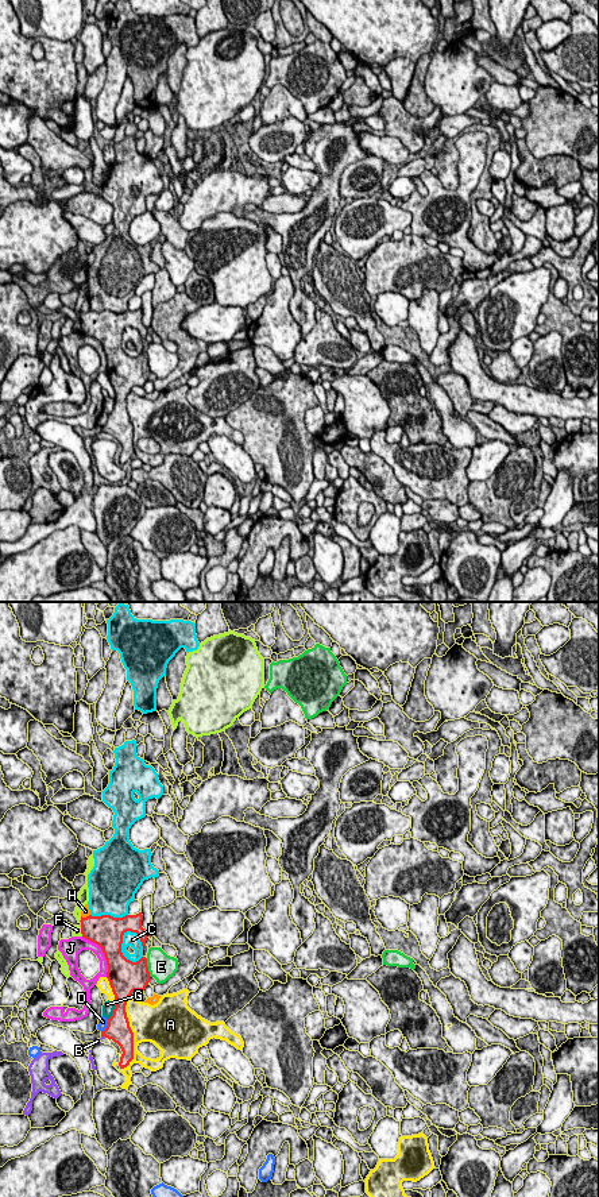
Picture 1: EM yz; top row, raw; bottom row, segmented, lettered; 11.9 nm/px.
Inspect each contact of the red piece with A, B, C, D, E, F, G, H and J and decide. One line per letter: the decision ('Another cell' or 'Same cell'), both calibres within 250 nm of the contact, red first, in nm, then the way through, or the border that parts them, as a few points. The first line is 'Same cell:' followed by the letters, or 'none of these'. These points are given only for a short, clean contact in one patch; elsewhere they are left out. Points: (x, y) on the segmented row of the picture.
Same cell: none of these
A: Another cell. Thickness 280 nm (red) against 440 nm
B: Another cell. Thickness 280 nm (red) against 50 nm. Boundary: yz (101, 1035), (105, 1037)
C: Another cell. Thickness 360 nm (red) against 170 nm
D: Another cell. Thickness 280 nm (red) against 120 nm. Boundary: yz (108, 1019), (108, 1024), (101, 1031)
E: Another cell. Thickness 360 nm (red) against 320 nm
F: Another cell. Thickness 320 nm (red) against 130 nm
G: Another cell. Thickness 280 nm (red) against 140 nm
H: Another cell. Thickness 360 nm (red) against 100 nm
J: Another cell. Thickness 380 nm (red) against 130 nm

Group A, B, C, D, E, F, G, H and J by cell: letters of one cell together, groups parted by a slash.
A B / C / D / E / F / G / H / J

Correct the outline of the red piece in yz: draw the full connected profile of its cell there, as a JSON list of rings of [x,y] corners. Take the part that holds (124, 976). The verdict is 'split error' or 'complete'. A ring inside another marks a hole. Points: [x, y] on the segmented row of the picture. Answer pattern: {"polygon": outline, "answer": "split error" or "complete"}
{"polygon": [[[111,915],[81,916],[82,938],[98,945],[105,955],[108,972],[107,978],[115,995],[115,1009],[108,1019],[108,1026],[101,1036],[112,1039],[123,1051],[119,1066],[124,1069],[134,1059],[134,1032],[125,1012],[127,1000],[134,991],[143,992],[150,982],[147,958],[142,957],[132,962],[121,953],[123,935],[127,931],[136,932],[142,946],[146,946],[147,932],[142,927],[143,915],[125,915],[113,918]]], "answer": "complete"}

